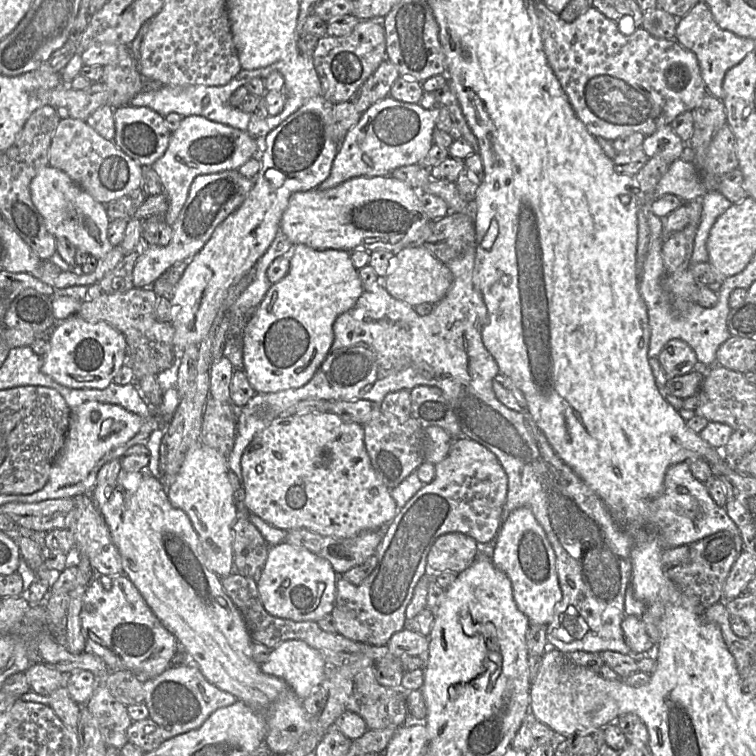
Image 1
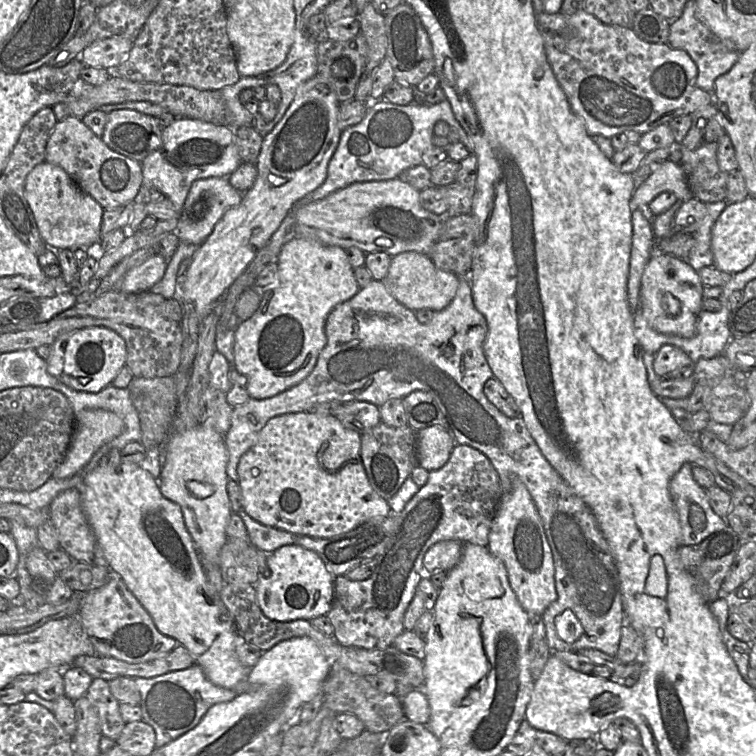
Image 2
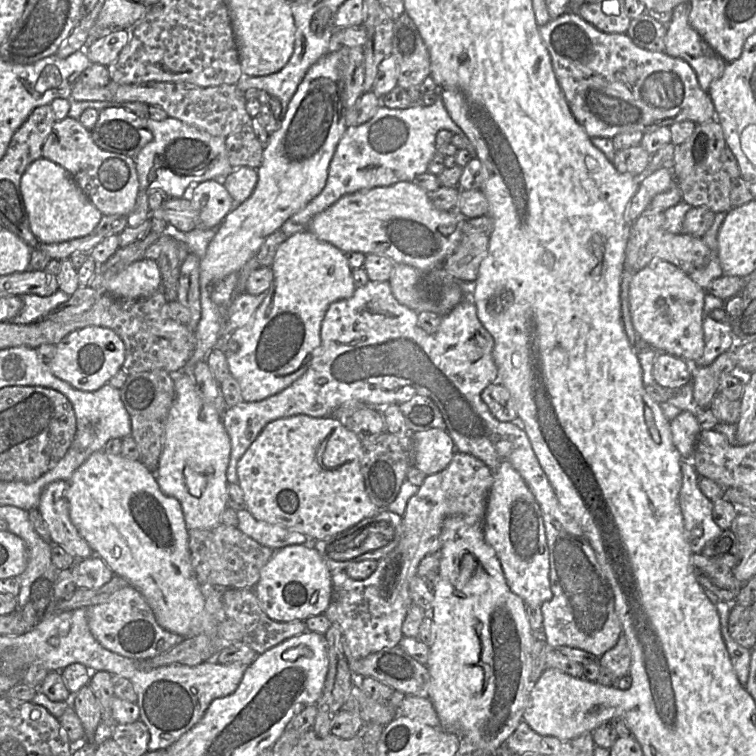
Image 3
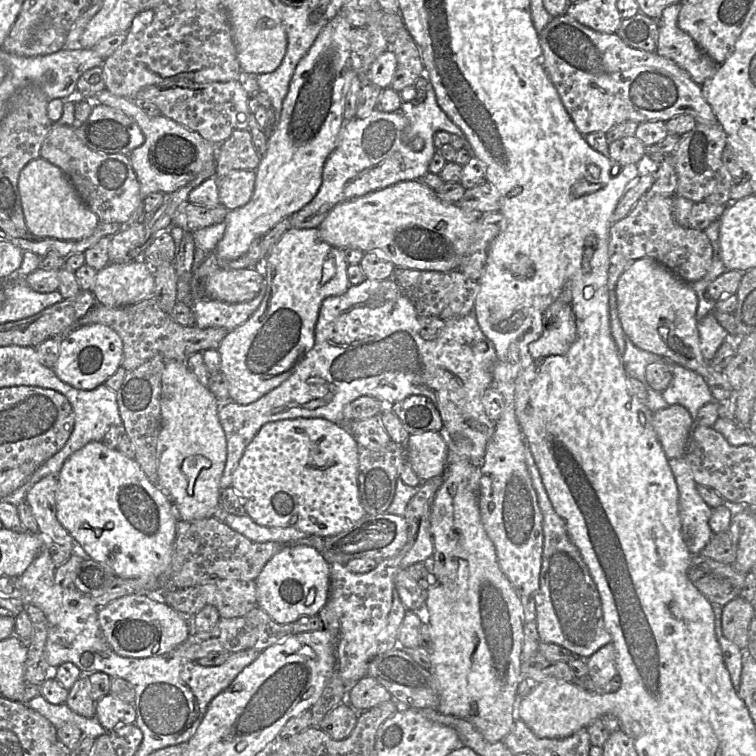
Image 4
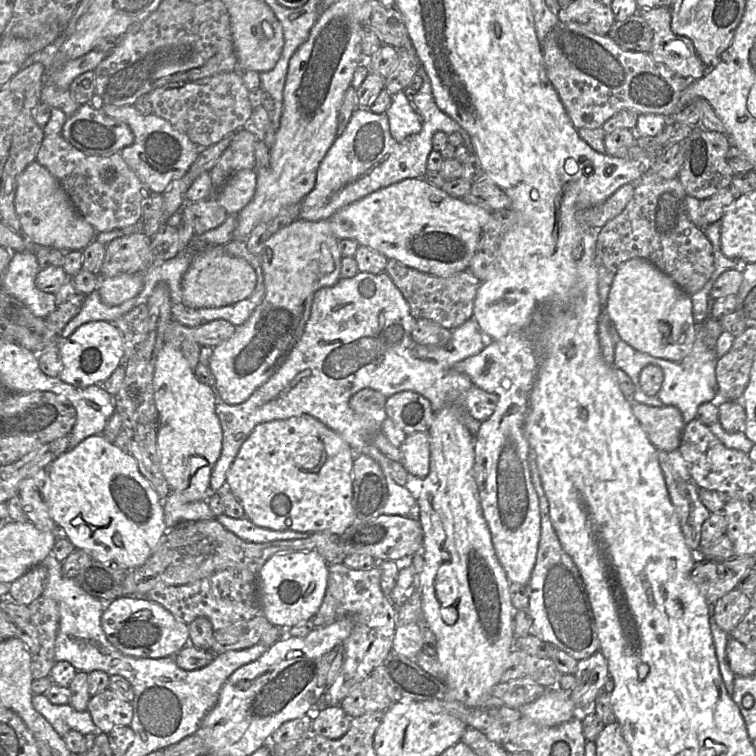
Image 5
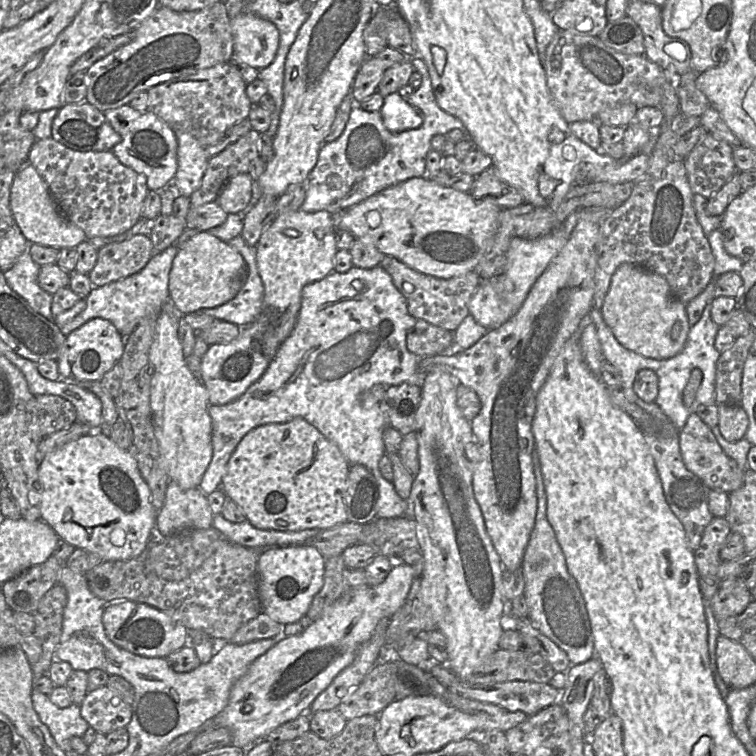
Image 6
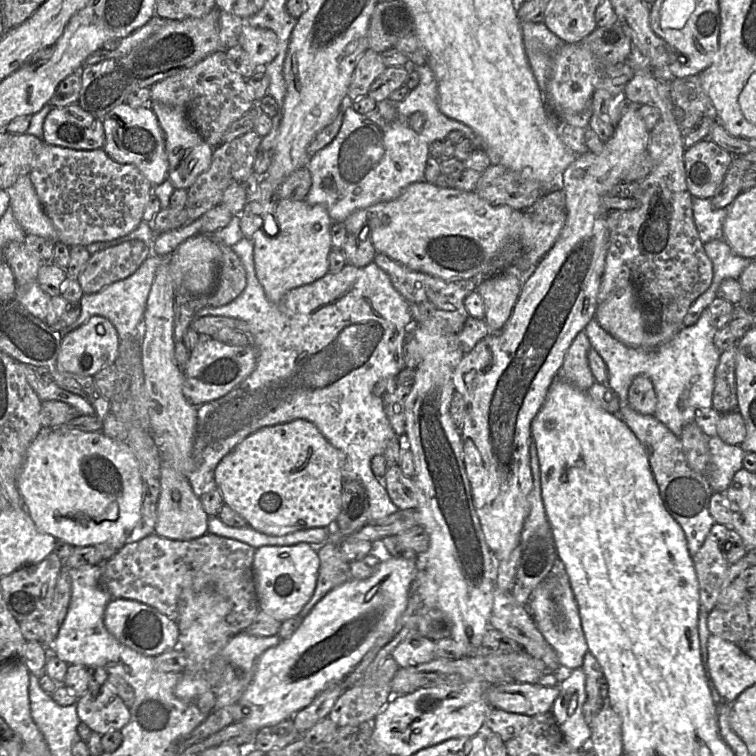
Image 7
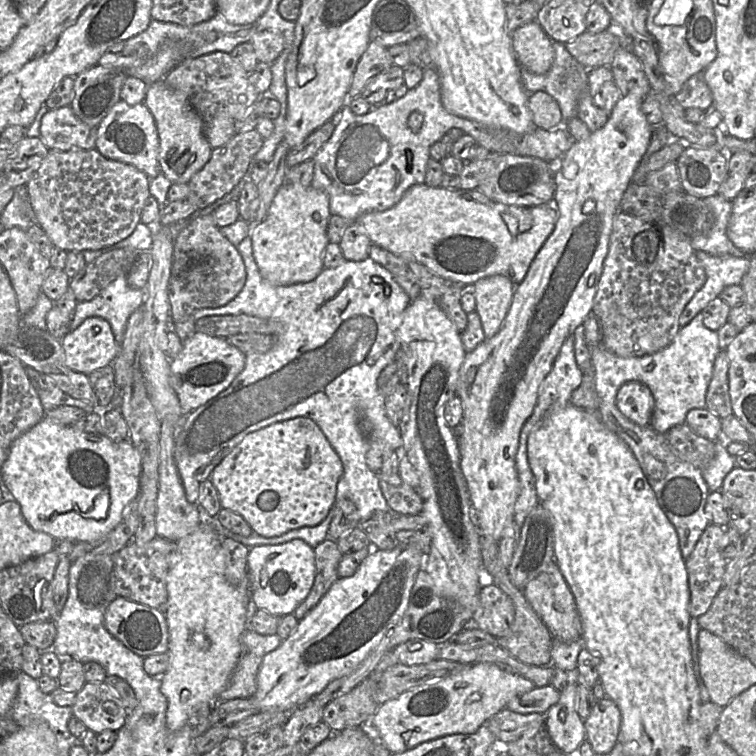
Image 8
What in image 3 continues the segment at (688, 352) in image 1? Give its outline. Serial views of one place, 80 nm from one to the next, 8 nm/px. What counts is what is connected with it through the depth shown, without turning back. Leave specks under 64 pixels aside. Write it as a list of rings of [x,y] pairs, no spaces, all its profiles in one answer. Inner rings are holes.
[[[657,352],[653,362],[652,376],[662,387],[679,389],[690,382],[691,365],[672,354]]]

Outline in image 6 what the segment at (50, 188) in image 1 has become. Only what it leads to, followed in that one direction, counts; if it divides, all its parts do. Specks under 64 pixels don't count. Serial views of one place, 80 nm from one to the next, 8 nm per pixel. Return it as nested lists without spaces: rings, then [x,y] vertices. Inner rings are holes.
[[[30,163],[22,167],[14,178],[10,205],[17,226],[31,244],[37,243],[62,249],[76,248],[78,244],[87,240],[84,231],[61,213],[47,184]]]

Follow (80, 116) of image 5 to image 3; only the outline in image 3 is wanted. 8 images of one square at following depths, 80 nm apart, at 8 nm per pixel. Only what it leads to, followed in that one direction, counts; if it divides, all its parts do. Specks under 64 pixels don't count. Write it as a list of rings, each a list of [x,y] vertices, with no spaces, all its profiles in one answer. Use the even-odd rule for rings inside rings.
[[[108,107],[99,111],[98,120],[90,133],[102,150],[132,159],[153,139],[146,119],[124,107]]]

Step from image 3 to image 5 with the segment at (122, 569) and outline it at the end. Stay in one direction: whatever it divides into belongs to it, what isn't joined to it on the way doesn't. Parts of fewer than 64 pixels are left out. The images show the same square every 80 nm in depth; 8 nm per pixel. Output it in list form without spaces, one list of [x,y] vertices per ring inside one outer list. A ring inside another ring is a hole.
[[[102,434],[85,438],[57,457],[47,469],[50,479],[48,510],[63,537],[76,549],[86,551],[93,560],[115,562],[127,569],[144,564],[168,530],[164,522],[163,501],[139,471],[131,454],[122,452]]]

